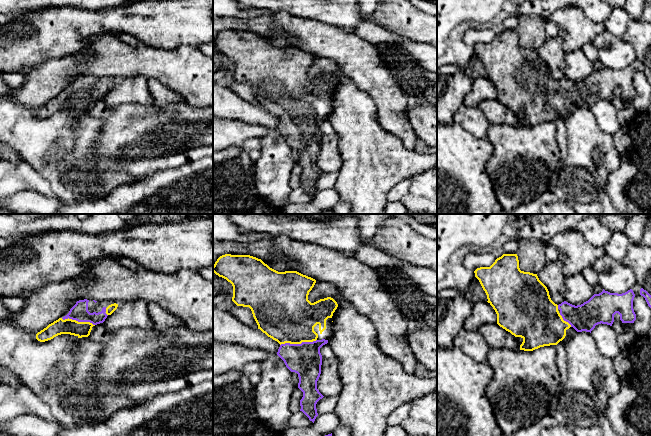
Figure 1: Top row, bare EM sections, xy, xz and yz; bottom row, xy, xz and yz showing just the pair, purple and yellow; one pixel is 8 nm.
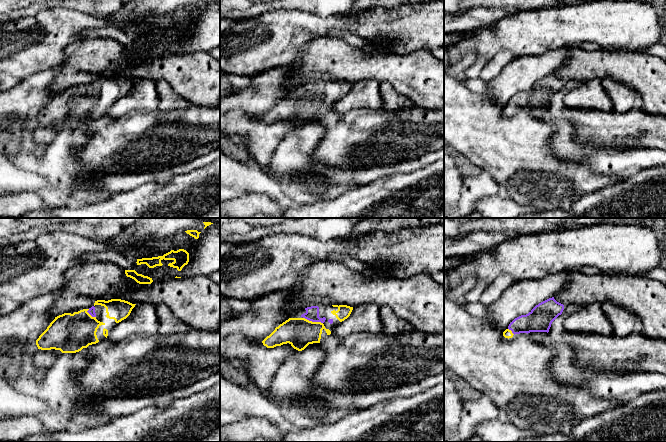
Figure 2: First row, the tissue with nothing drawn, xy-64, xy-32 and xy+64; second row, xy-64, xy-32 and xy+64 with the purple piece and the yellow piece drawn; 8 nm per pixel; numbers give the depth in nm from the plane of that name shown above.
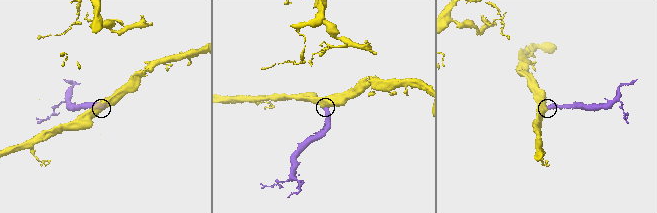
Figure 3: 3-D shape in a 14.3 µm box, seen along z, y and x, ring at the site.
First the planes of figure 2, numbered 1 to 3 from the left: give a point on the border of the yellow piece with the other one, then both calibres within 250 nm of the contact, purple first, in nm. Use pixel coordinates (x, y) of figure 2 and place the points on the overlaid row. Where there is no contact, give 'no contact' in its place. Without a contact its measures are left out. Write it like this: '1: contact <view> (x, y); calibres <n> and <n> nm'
1: contact xy-64 (91, 315); calibres 60 and 320 nm
2: contact xy-32 (313, 321); calibres 110 and 240 nm
3: contact xy+64 (511, 330); calibres 190 and 70 nm

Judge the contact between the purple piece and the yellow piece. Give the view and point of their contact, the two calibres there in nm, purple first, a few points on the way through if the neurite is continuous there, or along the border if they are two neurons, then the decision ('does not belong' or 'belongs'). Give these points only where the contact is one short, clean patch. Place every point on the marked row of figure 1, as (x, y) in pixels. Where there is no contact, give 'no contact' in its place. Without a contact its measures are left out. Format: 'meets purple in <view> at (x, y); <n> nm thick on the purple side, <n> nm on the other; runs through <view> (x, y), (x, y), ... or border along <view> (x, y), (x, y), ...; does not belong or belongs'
meets purple in xz at (298, 344); 260 nm thick on the purple side, 440 nm on the other; belongs

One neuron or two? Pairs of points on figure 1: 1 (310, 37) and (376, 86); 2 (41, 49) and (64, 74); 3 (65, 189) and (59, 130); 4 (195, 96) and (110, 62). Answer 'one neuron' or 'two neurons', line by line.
1: one neuron
2: two neurons
3: one neuron
4: one neuron

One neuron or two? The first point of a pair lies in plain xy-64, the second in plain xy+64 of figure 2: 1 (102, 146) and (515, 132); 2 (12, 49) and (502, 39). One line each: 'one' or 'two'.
1: two
2: one

